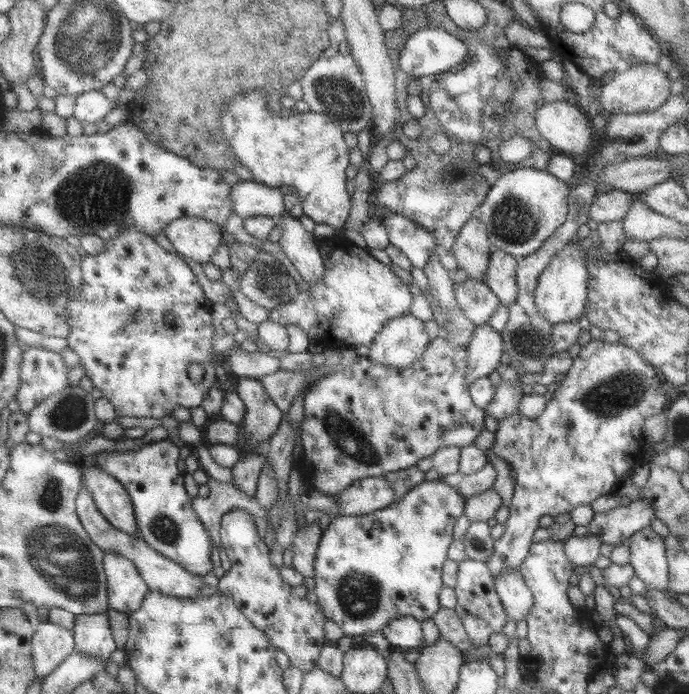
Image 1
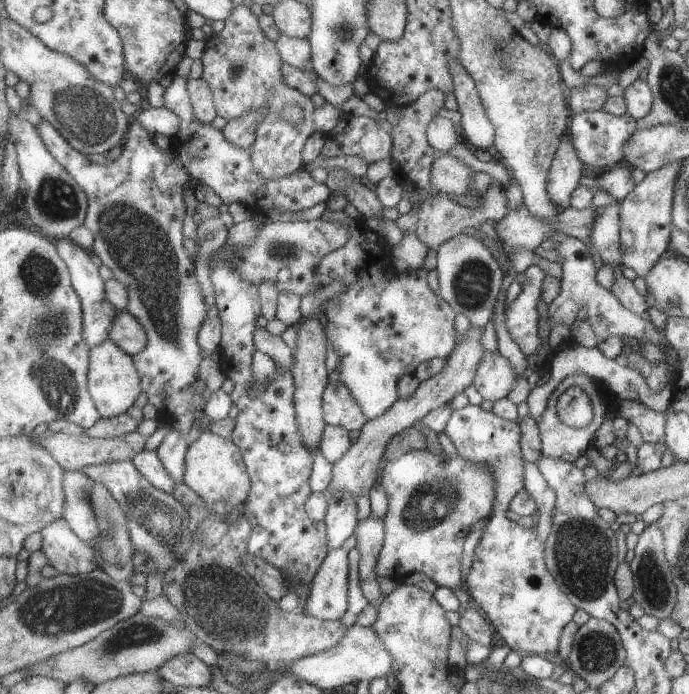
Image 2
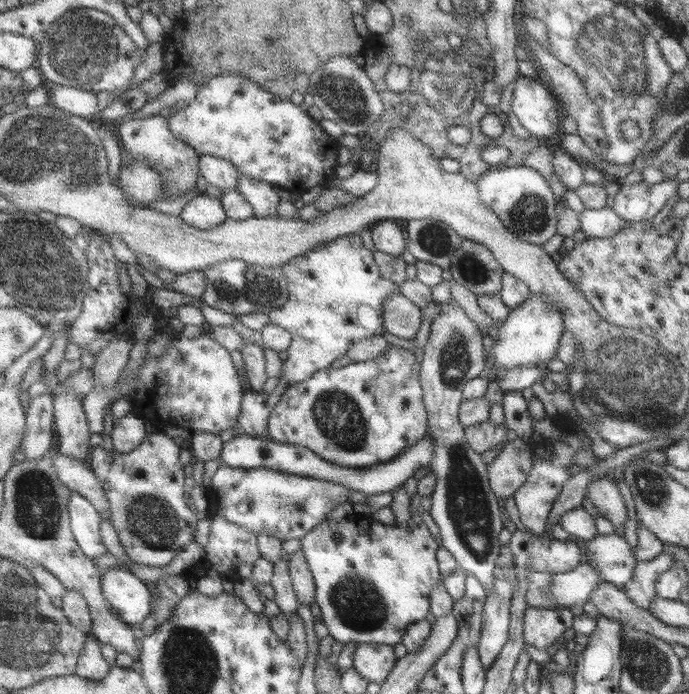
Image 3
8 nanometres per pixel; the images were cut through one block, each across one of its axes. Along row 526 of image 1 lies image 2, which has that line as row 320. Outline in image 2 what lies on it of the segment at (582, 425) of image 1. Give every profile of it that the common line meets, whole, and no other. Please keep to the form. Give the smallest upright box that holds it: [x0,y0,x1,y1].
[505,266,543,357]

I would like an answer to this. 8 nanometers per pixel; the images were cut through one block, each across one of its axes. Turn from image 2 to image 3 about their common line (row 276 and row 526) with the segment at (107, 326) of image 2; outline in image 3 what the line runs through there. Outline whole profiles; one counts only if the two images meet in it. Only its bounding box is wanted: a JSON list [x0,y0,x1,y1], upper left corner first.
[70,491,109,558]

